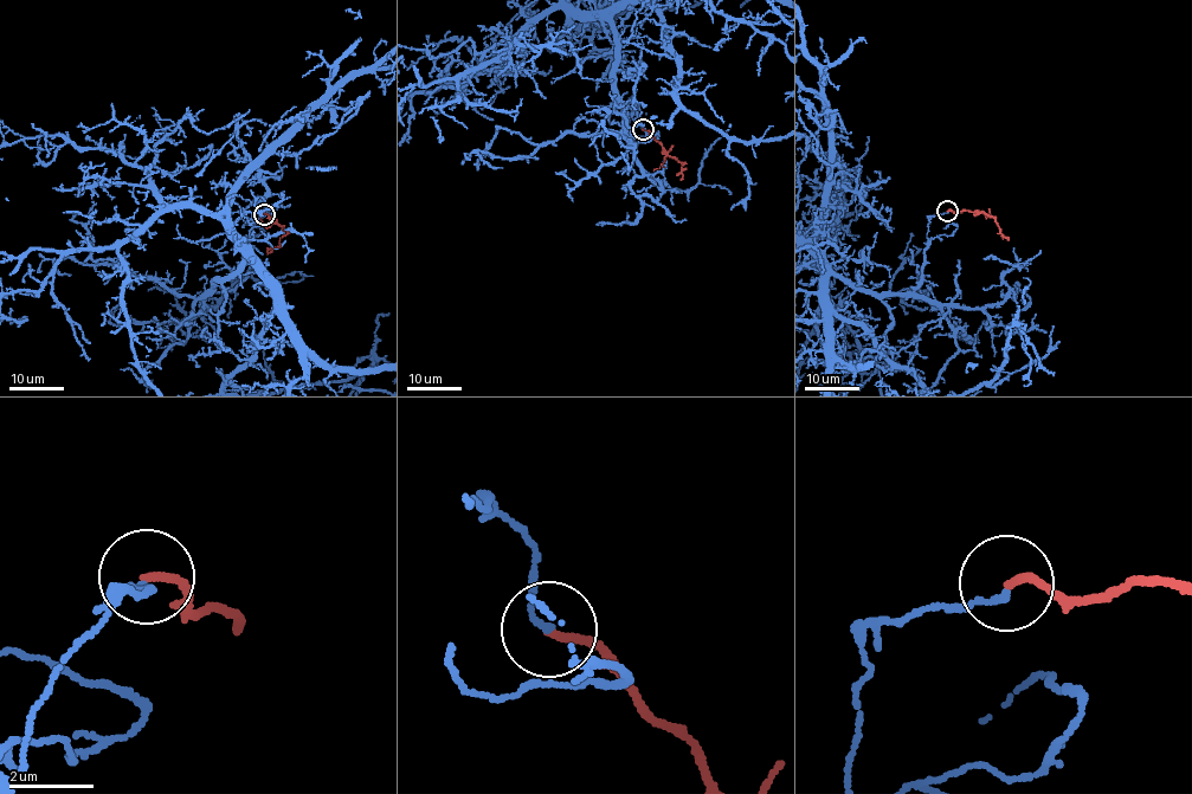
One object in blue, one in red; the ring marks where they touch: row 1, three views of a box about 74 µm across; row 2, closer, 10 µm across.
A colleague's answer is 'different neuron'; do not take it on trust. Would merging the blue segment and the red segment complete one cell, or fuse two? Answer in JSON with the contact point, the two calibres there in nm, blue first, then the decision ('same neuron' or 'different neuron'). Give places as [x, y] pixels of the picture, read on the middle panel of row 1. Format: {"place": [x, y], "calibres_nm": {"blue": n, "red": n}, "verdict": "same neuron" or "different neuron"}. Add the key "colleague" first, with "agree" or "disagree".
{"colleague": "agree", "place": [643, 129], "calibres_nm": {"blue": 150, "red": 200}, "verdict": "different neuron"}

